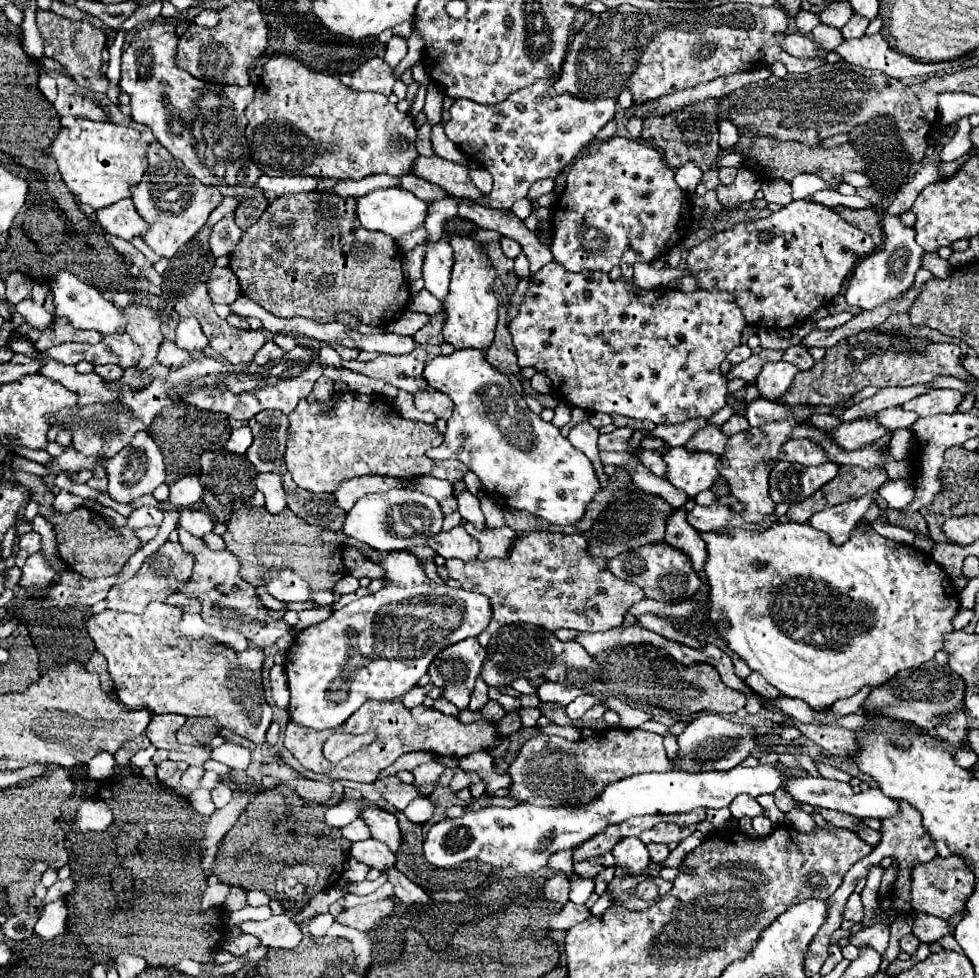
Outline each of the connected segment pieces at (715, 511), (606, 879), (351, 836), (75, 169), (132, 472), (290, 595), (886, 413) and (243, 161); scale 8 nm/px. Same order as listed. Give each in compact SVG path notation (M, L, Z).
M715 504L715 506L695 506L687 512L687 522L697 532L717 532L721 530L727 520L733 516L733 512L727 506Z
M615 867L605 868L605 870L601 870L594 880L594 892L597 892L599 896L605 892L605 888L608 887L609 882L613 880L615 876Z
M357 818L357 820L353 820L351 824L339 828L339 834L341 834L343 838L351 840L351 842L367 840L367 838L369 838L369 828L367 828L367 824L365 824L361 818Z
M77 118L73 126L59 130L57 138L53 138L47 148L47 154L55 158L61 178L75 196L77 204L87 204L93 210L101 210L131 196L131 186L137 184L147 170L147 146L149 144L141 140L139 130L135 128Z
M137 432L137 436L127 448L123 448L119 454L107 460L107 478L109 478L107 494L115 502L129 504L145 494L153 494L153 490L165 482L165 464L159 446L153 442L149 434Z
M289 570L269 572L267 578L269 578L269 584L265 586L267 592L281 602L287 602L287 604L289 602L305 602L311 598L311 590L309 590L307 582Z
M887 408L883 412L877 414L877 420L881 426L885 426L889 432L897 430L897 428L911 428L911 424L917 420L919 416L915 412L905 412L901 408Z
M149 22L147 28L137 30L135 40L123 52L121 60L121 90L131 96L131 118L151 128L155 140L163 144L175 158L179 158L189 172L199 178L205 186L253 186L263 174L253 160L249 160L249 148L245 142L247 120L243 110L253 102L255 84L241 86L219 86L207 84L183 72L175 64L177 58L177 34L171 22Z

